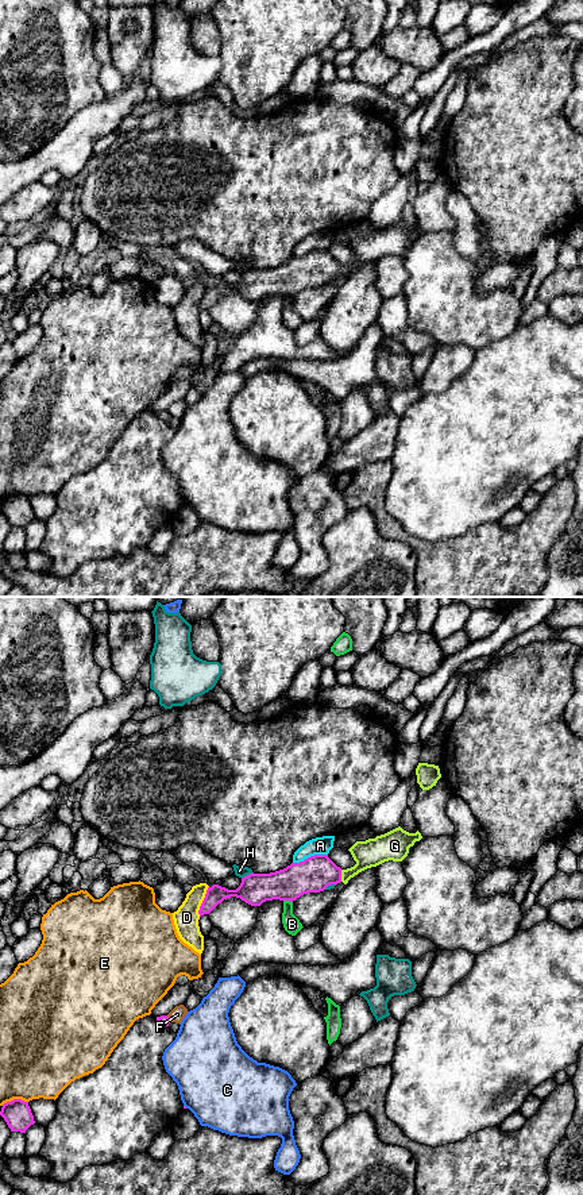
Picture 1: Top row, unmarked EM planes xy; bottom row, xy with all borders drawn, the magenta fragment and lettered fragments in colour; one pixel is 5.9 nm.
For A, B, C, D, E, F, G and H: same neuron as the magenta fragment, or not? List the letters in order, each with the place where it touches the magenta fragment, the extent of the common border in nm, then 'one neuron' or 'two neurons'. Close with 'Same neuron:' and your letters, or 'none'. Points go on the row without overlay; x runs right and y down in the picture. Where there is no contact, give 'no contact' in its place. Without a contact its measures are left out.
A: xy (311, 251) | 220 nm | two neurons
B: xy (288, 295) | 60 nm | two neurons
C: no contact | two neurons
D: xy (203, 296) | 190 nm | two neurons
E: xy (14, 494) | 160 nm | two neurons
F: xy (168, 413) | 50 nm | two neurons
G: xy (340, 270) | 70 nm | one neuron
H: xy (247, 270) | 80 nm | two neurons
Same neuron: G

